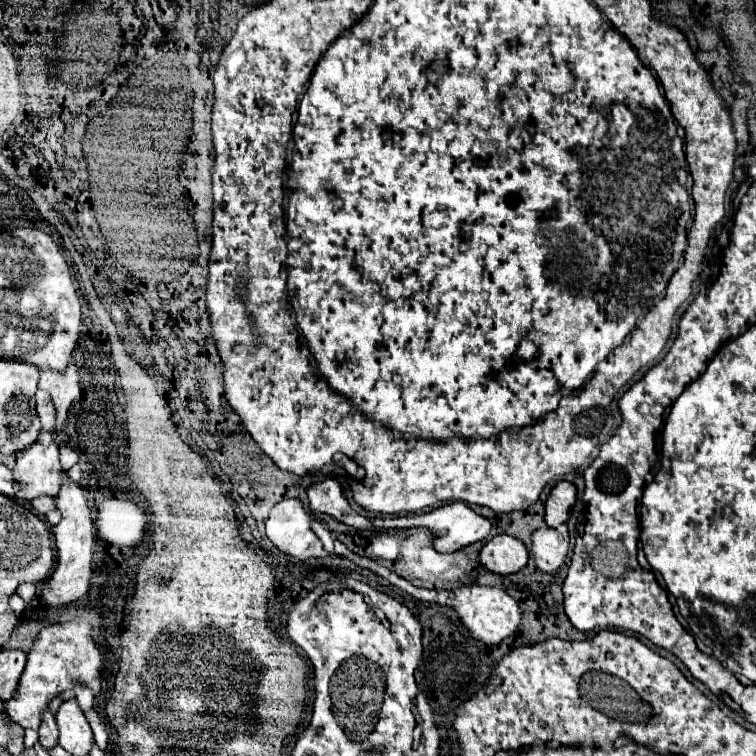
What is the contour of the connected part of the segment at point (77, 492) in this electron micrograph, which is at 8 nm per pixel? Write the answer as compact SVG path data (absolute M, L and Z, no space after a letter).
M68 471L62 473L62 487L56 497L58 509L62 511L62 521L54 527L58 565L54 573L42 585L42 597L48 605L68 605L78 601L88 591L88 579L92 575L92 513L86 509L84 489L70 481Z

